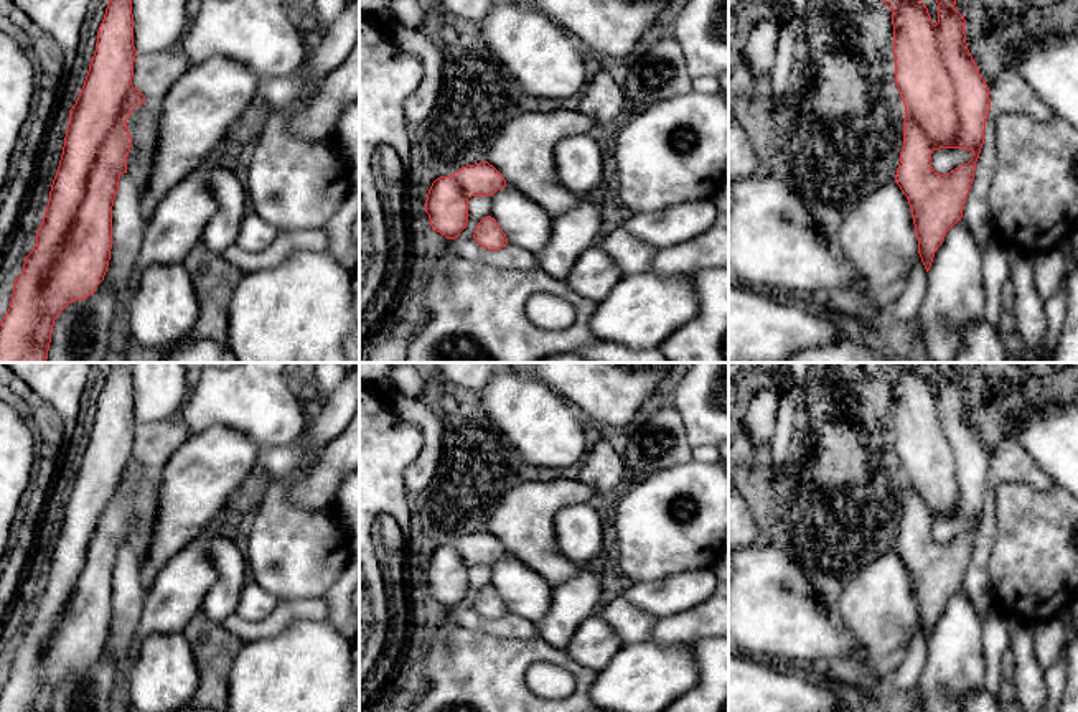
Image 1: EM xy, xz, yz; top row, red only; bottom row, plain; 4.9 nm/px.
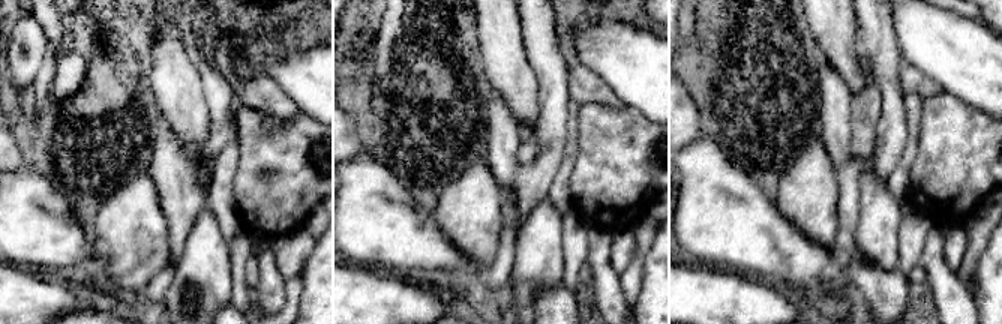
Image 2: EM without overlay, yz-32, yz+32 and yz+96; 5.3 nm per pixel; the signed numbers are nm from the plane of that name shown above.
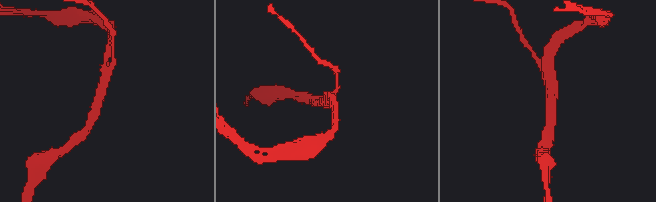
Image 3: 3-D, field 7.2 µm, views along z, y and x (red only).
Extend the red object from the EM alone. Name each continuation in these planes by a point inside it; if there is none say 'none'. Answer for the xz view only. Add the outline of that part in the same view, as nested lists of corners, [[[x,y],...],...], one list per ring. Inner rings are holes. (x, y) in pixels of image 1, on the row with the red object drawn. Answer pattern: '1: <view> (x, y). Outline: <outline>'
none

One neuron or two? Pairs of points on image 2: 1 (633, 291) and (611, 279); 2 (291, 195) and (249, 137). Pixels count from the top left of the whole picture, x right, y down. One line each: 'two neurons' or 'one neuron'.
1: two neurons
2: one neuron

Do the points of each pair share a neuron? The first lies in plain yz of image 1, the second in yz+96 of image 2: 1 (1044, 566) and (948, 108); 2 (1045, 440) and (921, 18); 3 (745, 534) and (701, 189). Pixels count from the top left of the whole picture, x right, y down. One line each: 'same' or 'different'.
1: same
2: same
3: different

